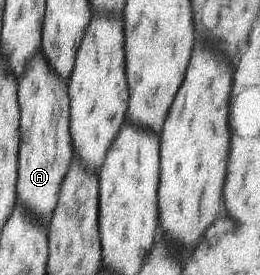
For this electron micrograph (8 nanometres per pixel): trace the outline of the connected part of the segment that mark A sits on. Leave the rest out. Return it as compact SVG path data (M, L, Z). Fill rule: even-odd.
M41 50L30 63L18 86L18 101L22 109L22 136L18 154L18 200L27 213L31 213L46 227L50 226L54 212L58 210L62 186L75 156L70 131L71 103L68 84L69 81L62 79L48 65Z

